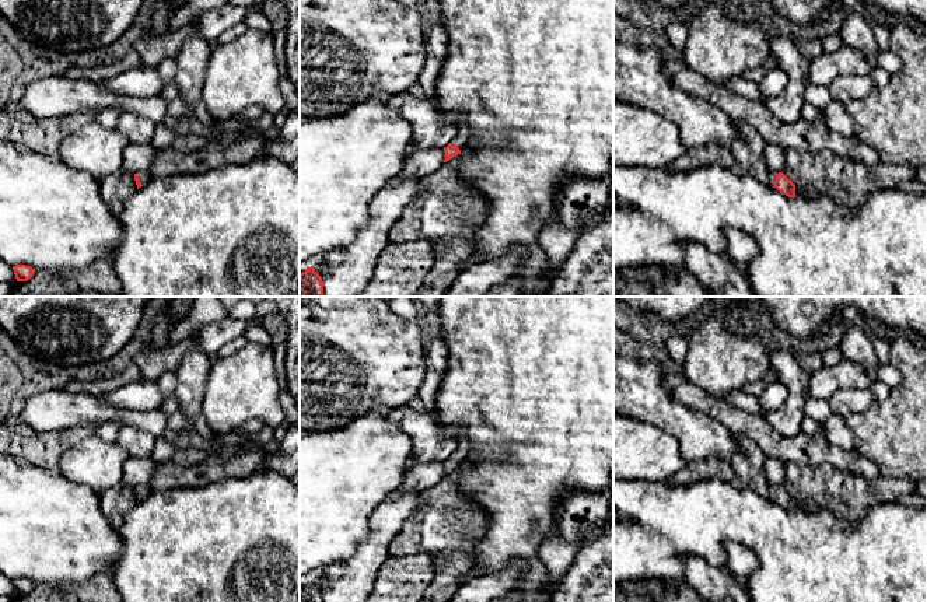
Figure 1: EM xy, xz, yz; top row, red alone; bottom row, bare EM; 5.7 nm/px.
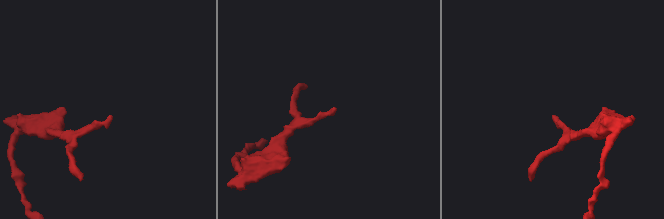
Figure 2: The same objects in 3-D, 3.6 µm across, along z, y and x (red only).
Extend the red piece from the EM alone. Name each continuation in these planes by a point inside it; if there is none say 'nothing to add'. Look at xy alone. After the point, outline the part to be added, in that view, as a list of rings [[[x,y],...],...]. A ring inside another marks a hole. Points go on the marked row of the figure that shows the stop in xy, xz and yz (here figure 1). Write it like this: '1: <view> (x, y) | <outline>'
1: xy (144, 177) | [[[140,171],[137,176],[143,186],[147,185],[154,178],[150,171]]]

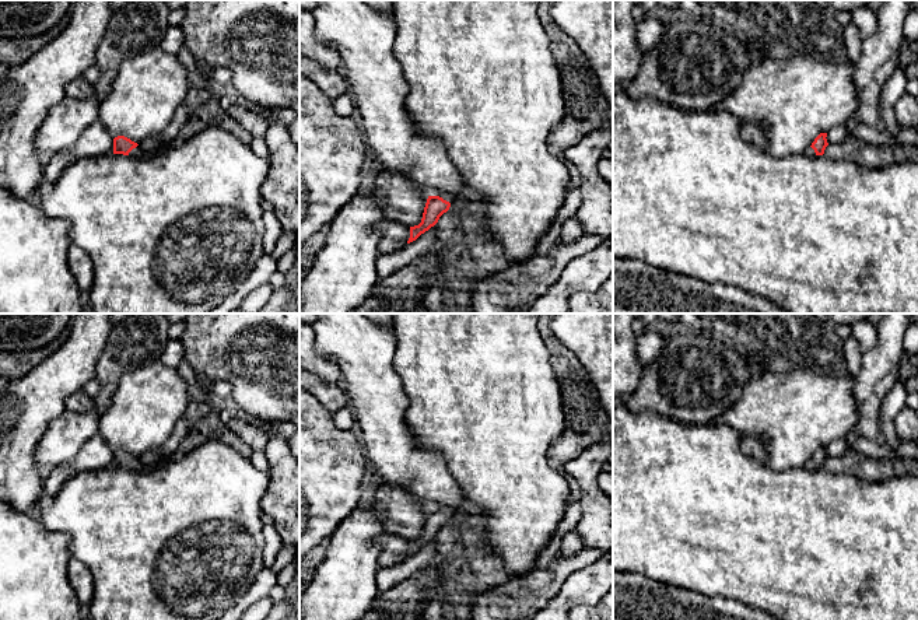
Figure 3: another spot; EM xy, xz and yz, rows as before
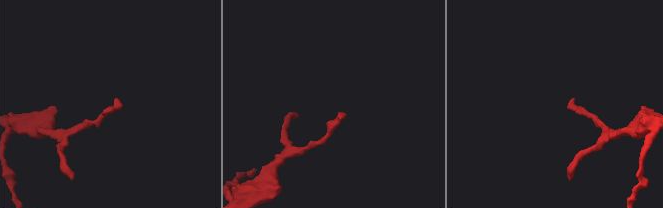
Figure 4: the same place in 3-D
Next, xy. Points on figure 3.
1: xy (137, 151) | [[[162,143],[162,144],[157,146],[155,148],[153,148],[151,151],[144,151],[137,146],[136,148],[133,148],[129,153],[129,155],[137,157],[137,158],[151,158],[151,157],[161,154],[168,146],[169,144]]]

